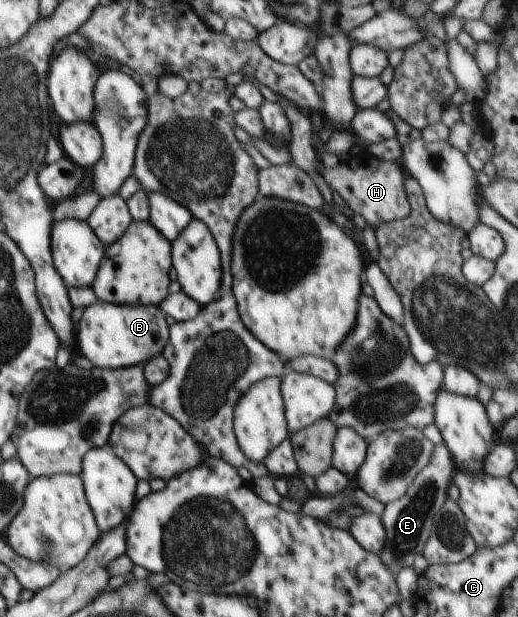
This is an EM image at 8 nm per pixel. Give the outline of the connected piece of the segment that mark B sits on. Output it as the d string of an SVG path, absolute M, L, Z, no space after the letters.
M97 300L85 308L77 329L79 351L97 367L129 368L159 355L168 342L169 326L160 306L132 306Z

